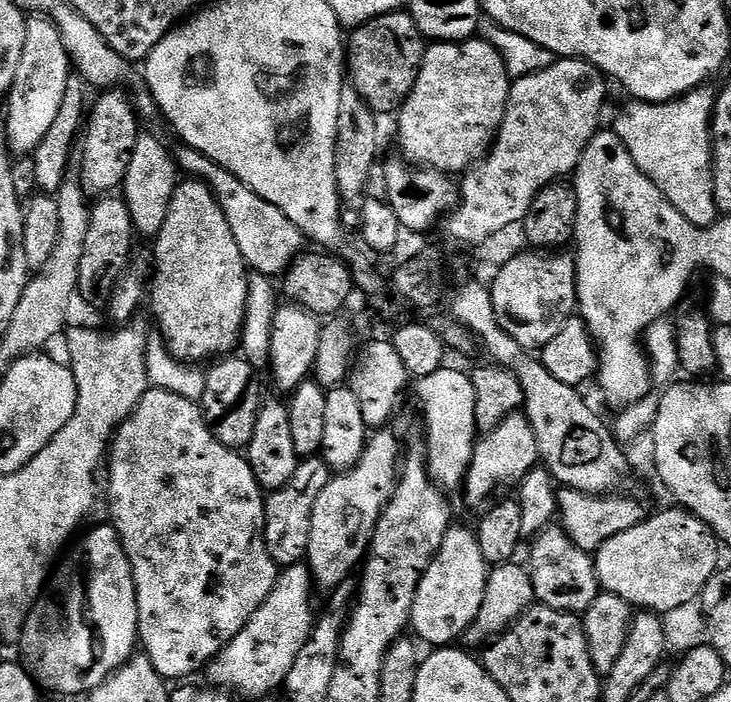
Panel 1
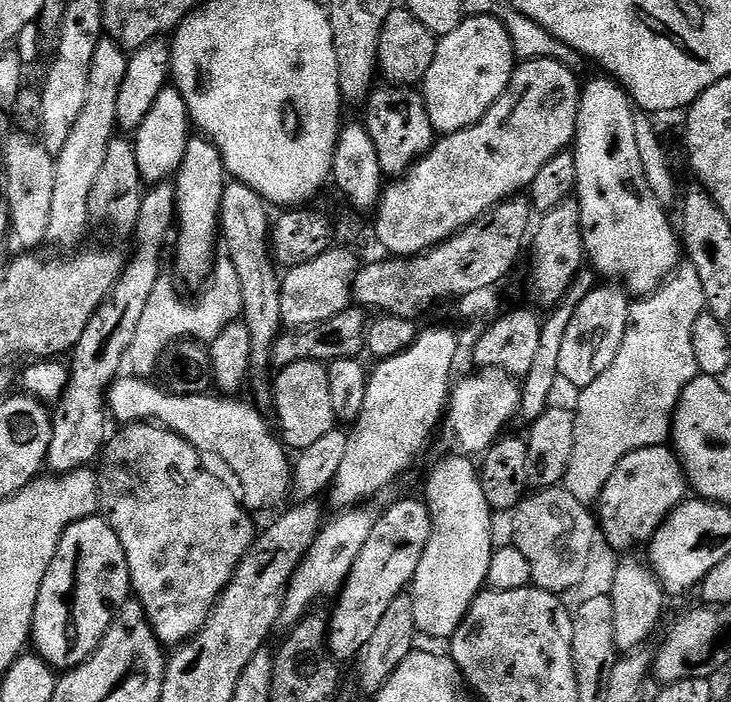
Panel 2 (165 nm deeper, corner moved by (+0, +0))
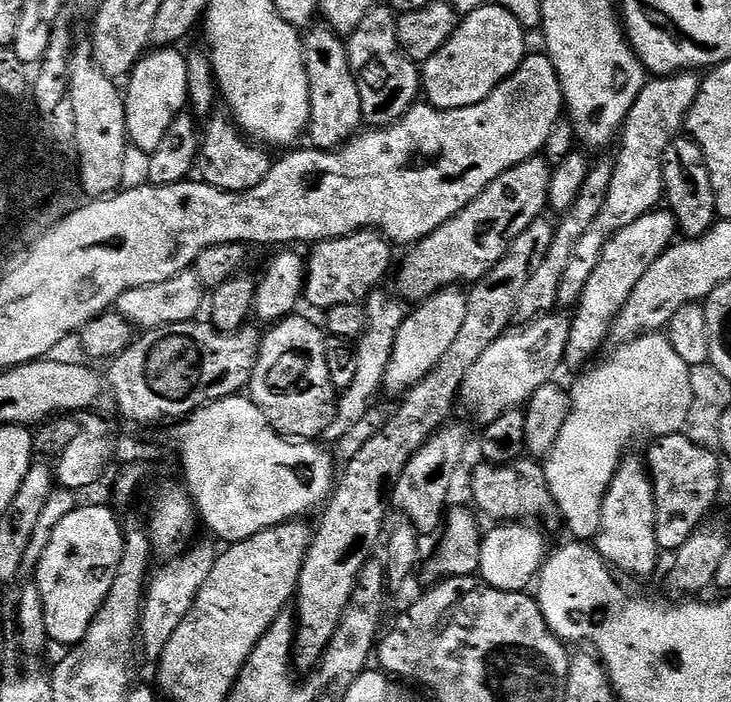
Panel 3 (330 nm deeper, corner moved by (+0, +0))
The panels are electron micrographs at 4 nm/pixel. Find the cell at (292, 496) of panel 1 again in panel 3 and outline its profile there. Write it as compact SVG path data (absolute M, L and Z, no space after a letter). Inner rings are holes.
M384 291L372 292L366 301L367 324L356 344L358 371L354 382L350 382L350 386L343 389L335 403L332 420L327 424L323 435L327 443L335 444L341 440L350 430L350 426L354 426L354 422L358 422L358 418L362 418L373 407L375 400L372 399L384 388L386 366L390 366L390 354L394 354L394 338L398 338L398 330L406 315L405 301L391 291Z

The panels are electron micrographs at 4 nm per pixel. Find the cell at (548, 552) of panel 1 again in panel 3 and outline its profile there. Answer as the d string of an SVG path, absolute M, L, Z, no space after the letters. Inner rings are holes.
M532 458L480 462L472 472L472 500L492 522L528 522L533 519L531 516L548 516L557 511L546 482L543 463Z

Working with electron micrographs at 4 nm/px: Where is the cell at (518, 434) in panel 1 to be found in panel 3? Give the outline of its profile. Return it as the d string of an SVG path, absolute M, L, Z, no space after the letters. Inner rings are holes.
M695 71L649 79L638 94L634 106L630 106L630 114L624 119L618 137L620 153L614 156L610 194L606 194L606 203L598 213L598 219L591 224L590 230L586 230L570 254L568 268L558 286L558 305L579 304L580 296L586 290L586 282L590 282L590 274L594 274L598 262L602 262L602 250L606 250L606 242L610 242L618 230L630 226L630 222L638 222L638 218L647 212L657 211L661 207L665 199L663 156L672 140L681 135L688 112L694 106L694 98L698 98L700 93L700 82L701 77Z

